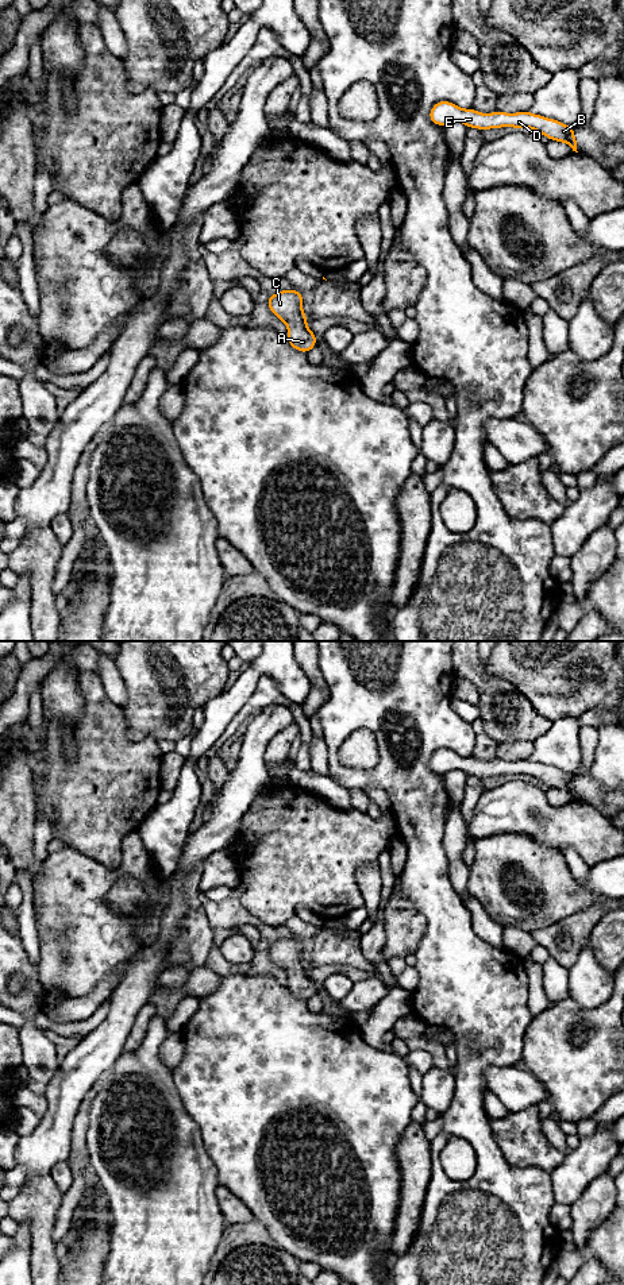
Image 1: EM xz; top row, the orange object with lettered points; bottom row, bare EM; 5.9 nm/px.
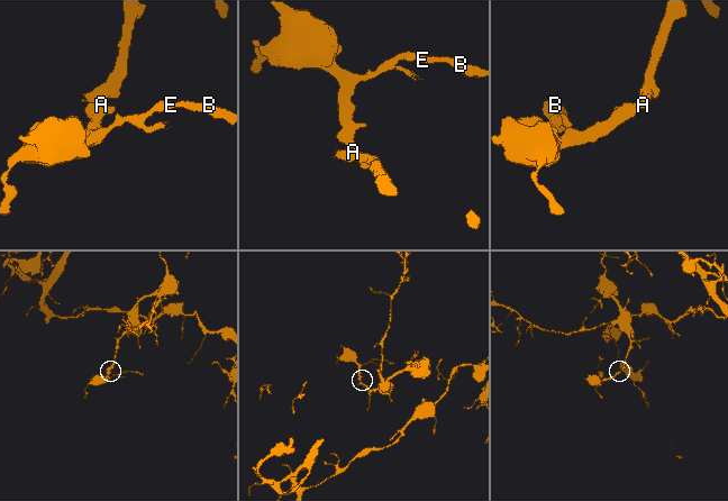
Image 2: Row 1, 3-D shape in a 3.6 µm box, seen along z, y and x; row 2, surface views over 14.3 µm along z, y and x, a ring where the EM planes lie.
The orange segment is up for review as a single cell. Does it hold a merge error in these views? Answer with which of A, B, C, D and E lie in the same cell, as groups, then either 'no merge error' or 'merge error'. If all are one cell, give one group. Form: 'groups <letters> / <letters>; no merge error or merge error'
groups A B C D E; no merge error

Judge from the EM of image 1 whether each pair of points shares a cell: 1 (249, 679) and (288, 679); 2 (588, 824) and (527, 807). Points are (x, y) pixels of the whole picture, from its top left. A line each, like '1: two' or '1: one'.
1: one
2: one

